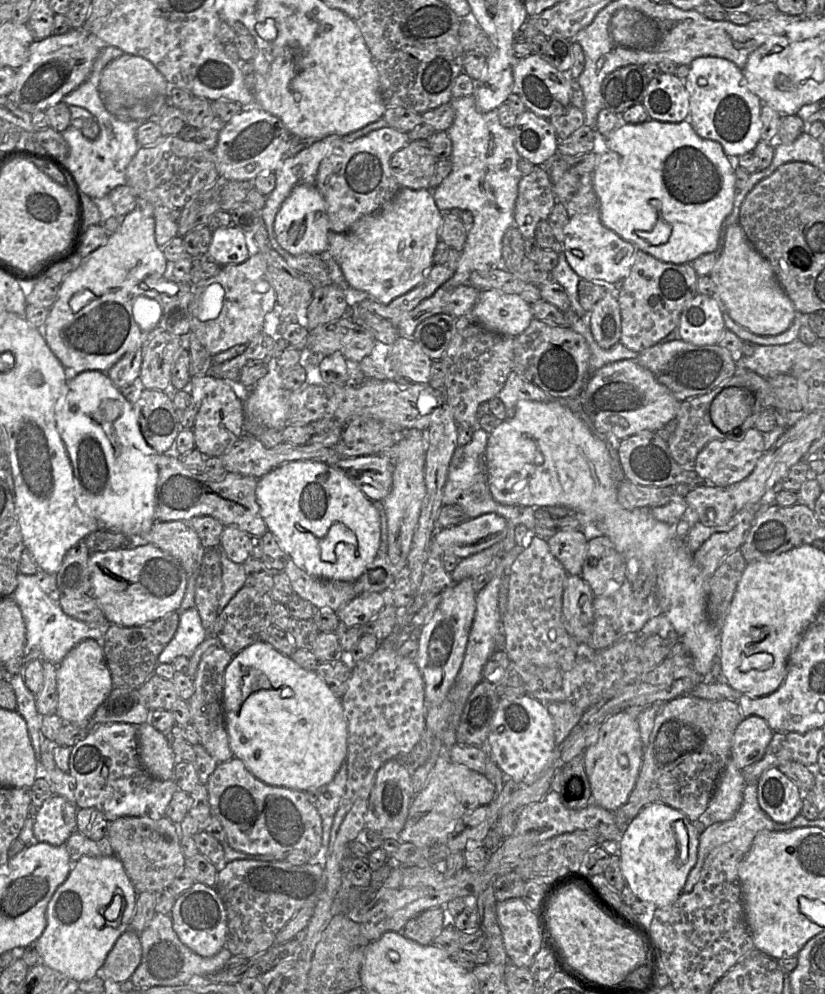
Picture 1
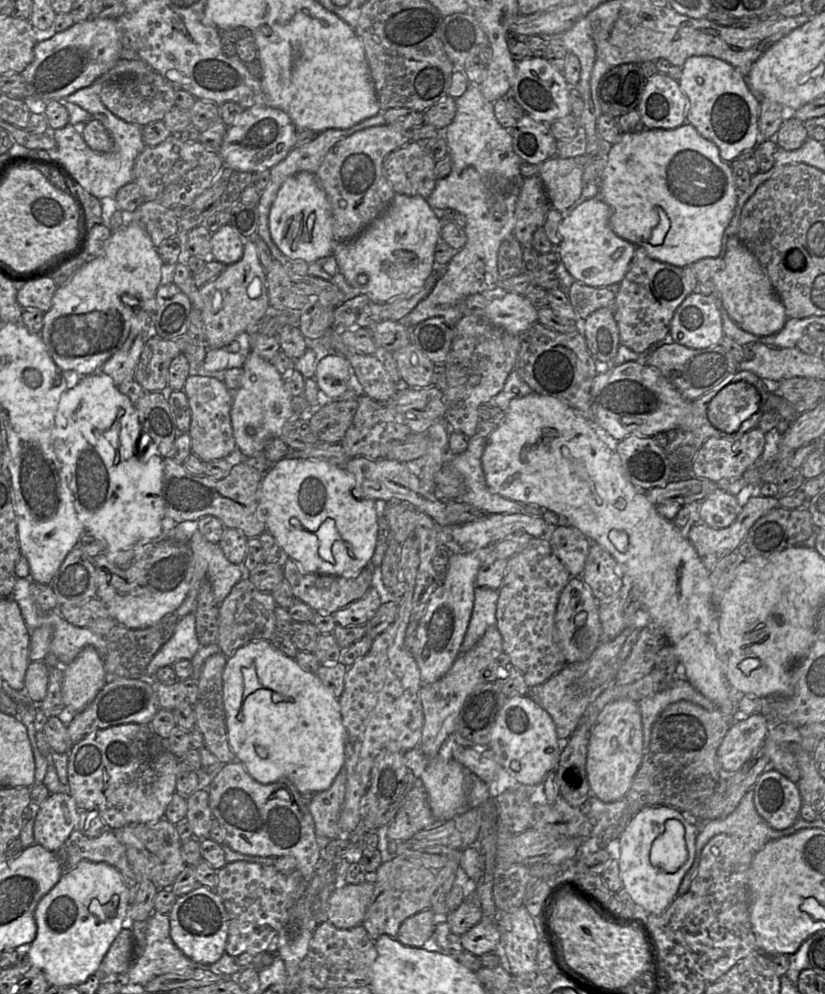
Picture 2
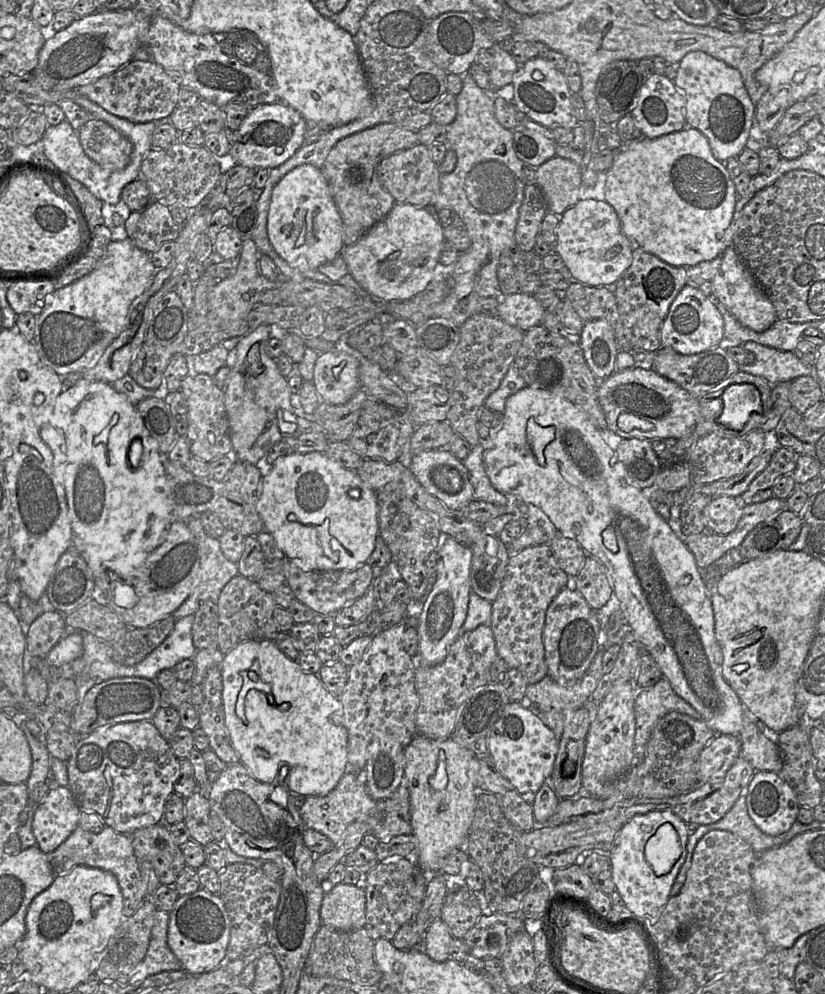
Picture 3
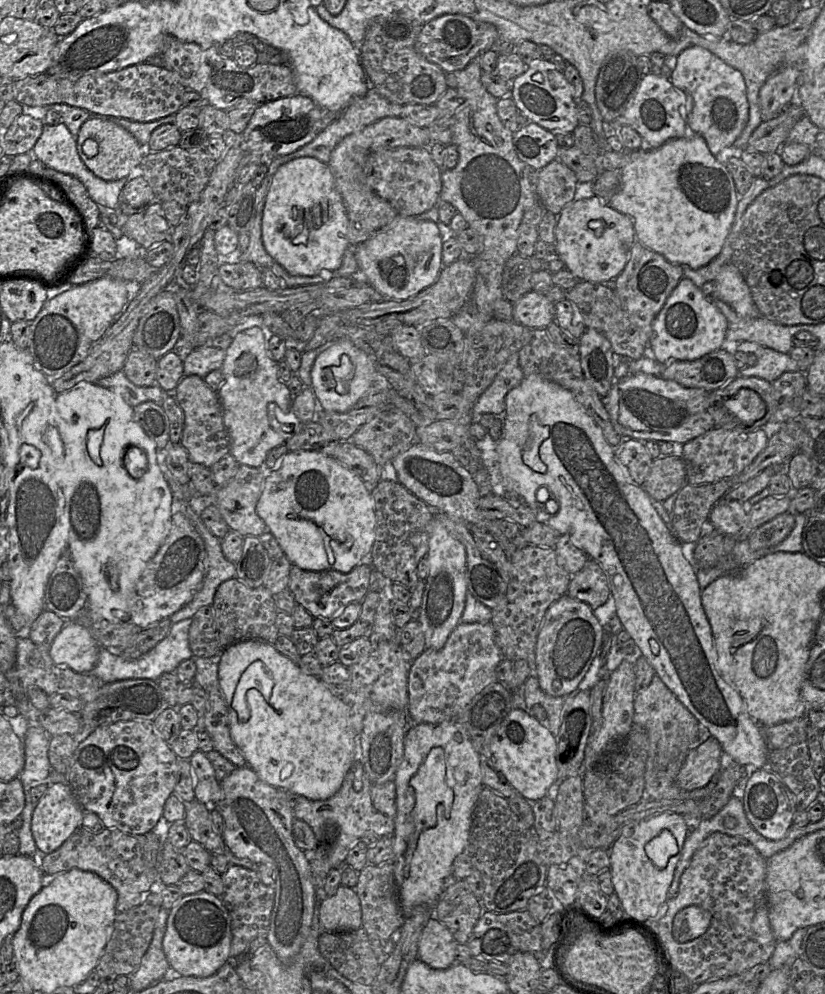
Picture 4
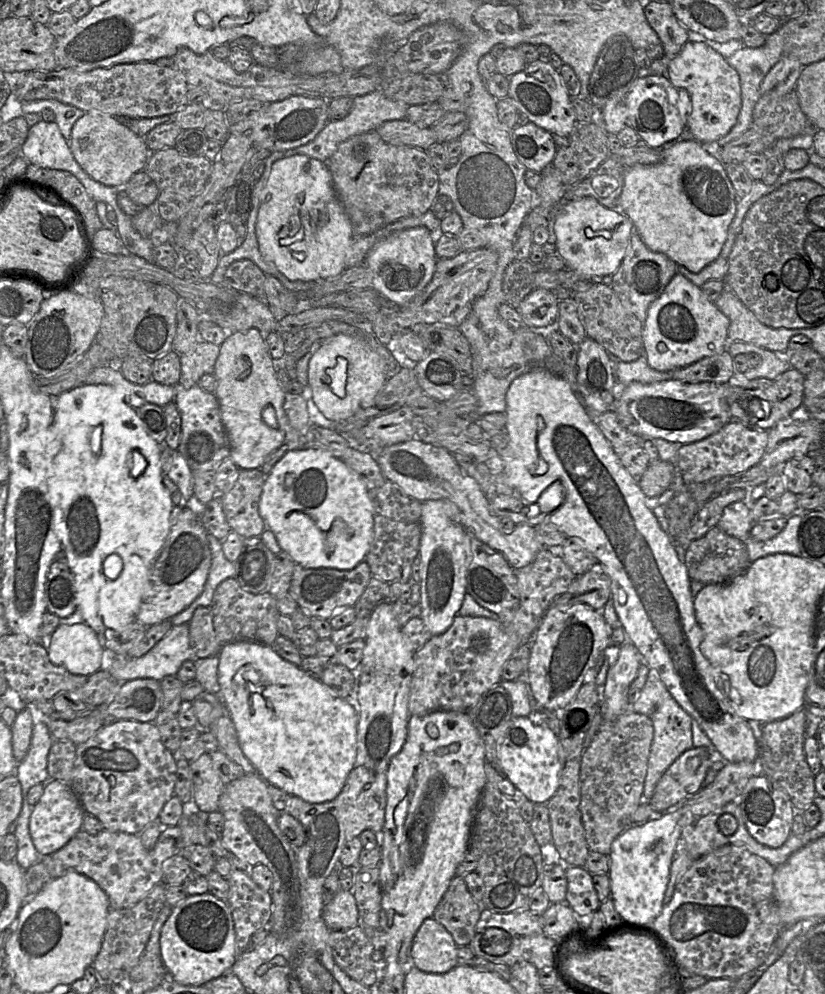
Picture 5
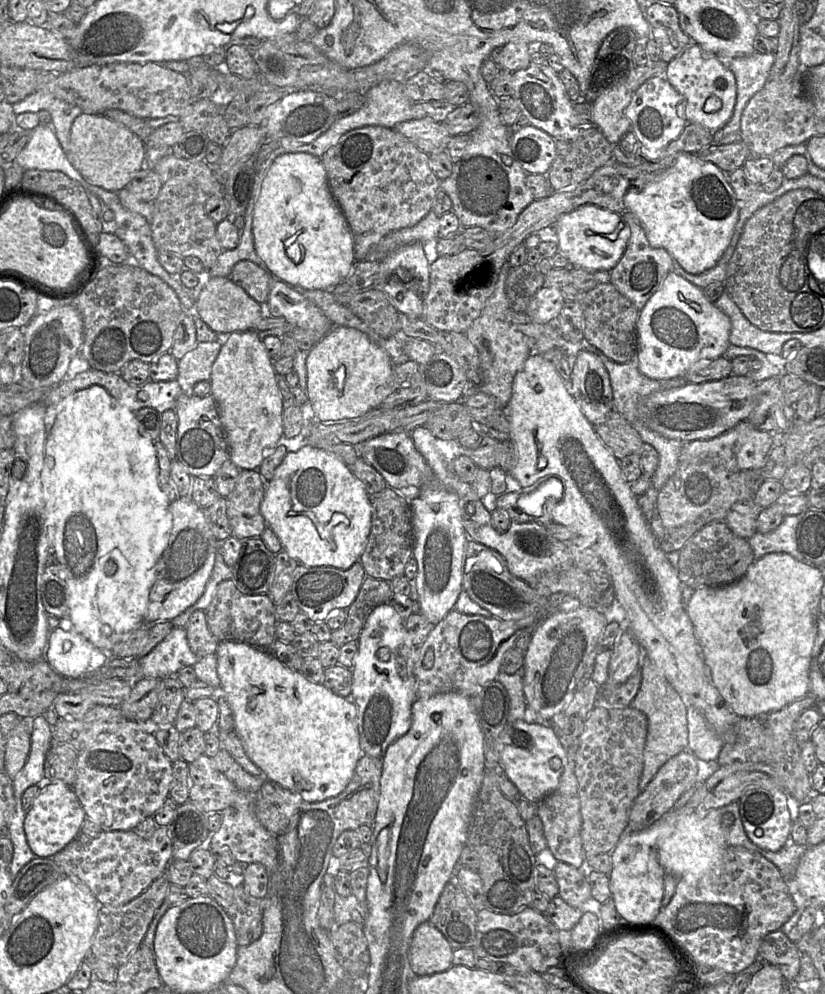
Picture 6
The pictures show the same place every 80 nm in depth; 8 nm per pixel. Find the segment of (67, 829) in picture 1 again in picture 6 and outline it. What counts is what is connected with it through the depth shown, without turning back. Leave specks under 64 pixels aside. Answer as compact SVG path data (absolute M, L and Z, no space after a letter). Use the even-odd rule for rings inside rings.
M62 780L41 787L33 806L27 811L24 829L27 842L37 857L50 858L64 849L80 833L86 813L73 788Z

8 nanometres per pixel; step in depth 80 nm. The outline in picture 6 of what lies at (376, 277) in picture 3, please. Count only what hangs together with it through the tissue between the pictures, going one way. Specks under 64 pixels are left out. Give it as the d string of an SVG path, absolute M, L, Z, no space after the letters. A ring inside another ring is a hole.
M414 243L401 247L386 256L379 263L378 278L375 285L371 288L378 288L383 291L399 313L405 314L410 318L422 318L423 302L428 293L430 283L430 264L424 252L424 245L422 243Z

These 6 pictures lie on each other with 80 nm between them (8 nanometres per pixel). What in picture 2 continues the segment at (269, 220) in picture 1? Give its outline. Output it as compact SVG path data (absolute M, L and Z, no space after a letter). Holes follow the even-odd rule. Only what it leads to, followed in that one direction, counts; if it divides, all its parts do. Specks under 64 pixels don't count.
M380 111L377 115L374 117L368 118L353 127L345 130L340 130L340 129L328 129L322 133L319 133L319 135L316 137L316 139L312 140L311 142L300 146L300 147L293 147L289 154L277 165L272 167L270 171L270 181L267 185L267 187L262 191L261 193L261 198L259 203L257 204L257 210L258 210L258 219L259 219L259 224L258 224L258 229L257 229L257 234L258 236L264 240L264 242L267 244L269 247L271 254L273 258L277 261L279 261L285 268L290 269L289 263L291 261L284 255L282 254L278 249L275 248L272 242L271 234L270 234L270 229L269 229L269 213L271 210L271 206L273 202L276 199L277 193L284 183L284 181L292 176L295 175L299 172L305 171L309 172L311 174L316 174L323 163L326 155L328 154L329 150L333 145L335 145L337 142L341 141L342 139L354 134L357 131L364 130L369 127L373 126L381 126L386 124L385 118L384 118L384 111Z

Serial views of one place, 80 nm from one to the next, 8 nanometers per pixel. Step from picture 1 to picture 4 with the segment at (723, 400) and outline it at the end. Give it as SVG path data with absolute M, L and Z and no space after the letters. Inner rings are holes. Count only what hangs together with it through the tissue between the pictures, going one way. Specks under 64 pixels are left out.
M741 388L723 401L726 409L742 423L752 423L765 415L766 406L761 396L750 388Z

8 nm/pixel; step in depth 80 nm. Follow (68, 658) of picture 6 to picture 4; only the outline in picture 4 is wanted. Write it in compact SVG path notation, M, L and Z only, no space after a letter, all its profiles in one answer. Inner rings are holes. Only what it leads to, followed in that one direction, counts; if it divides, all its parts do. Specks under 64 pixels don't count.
M68 622L54 638L48 652L56 665L77 673L89 673L98 661L100 647L84 626Z

